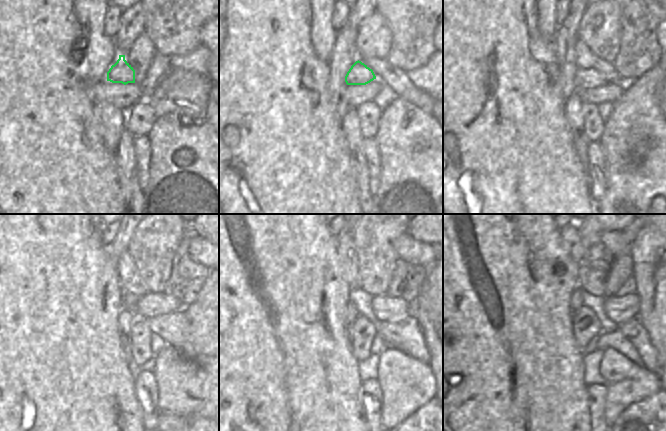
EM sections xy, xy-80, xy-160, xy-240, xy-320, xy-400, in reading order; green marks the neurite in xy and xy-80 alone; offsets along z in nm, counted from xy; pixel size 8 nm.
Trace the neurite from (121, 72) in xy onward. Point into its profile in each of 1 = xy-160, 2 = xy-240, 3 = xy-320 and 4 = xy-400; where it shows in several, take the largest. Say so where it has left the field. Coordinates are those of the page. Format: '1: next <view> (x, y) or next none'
1: next xy-160 (584, 78)
2: next xy-240 (149, 305)
3: next xy-320 (385, 308)
4: next xy-400 (620, 310)

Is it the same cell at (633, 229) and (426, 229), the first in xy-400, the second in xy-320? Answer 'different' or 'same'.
same

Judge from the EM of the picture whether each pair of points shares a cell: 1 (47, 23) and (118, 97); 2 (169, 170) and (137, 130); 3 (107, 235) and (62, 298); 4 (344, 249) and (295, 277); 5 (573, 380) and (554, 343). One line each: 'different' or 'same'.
1: different
2: different
3: different
4: different
5: same

